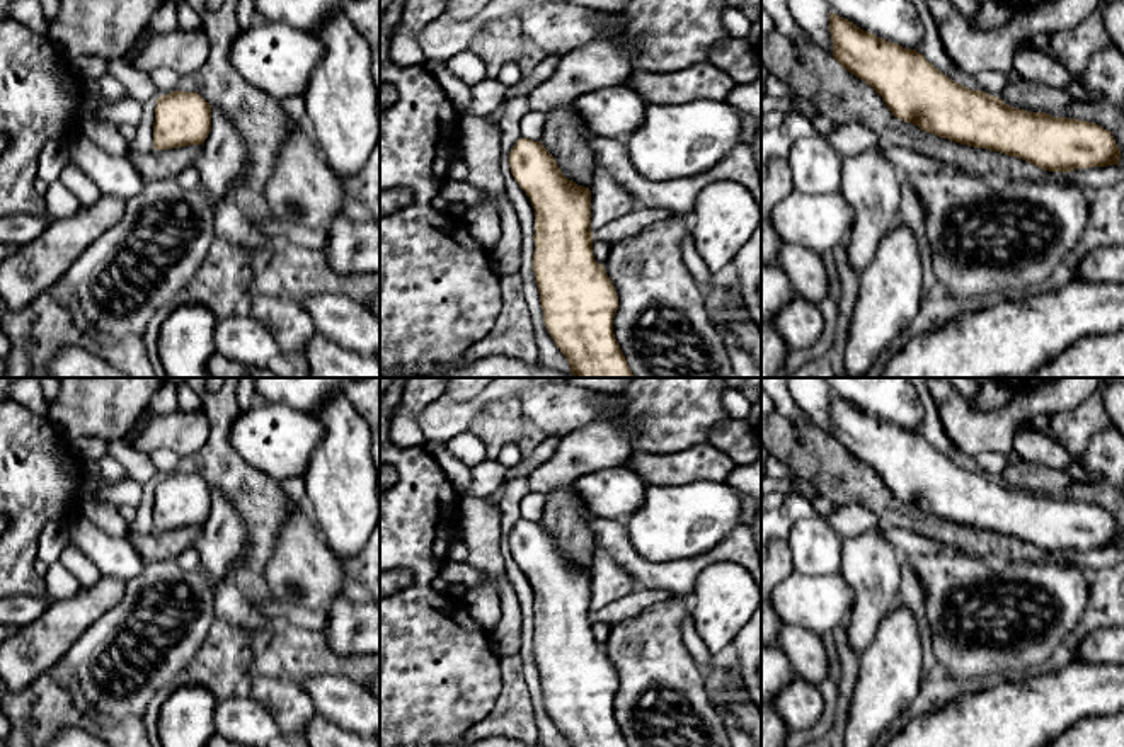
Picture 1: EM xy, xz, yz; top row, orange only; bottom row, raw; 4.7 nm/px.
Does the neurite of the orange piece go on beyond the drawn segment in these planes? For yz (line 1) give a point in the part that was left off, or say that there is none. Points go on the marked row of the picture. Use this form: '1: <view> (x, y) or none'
1: none

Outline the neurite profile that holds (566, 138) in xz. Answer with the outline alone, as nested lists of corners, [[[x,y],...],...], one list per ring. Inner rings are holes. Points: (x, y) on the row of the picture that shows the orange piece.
[[[564,105],[547,114],[540,141],[569,180],[589,187],[596,168],[591,138],[574,107]]]

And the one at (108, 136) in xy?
[[[100,94],[95,97],[85,97],[85,116],[82,123],[82,134],[85,134],[94,145],[112,157],[124,157],[129,150],[129,143],[123,138],[119,126],[97,119],[97,109],[111,105]]]

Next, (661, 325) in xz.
[[[676,213],[613,243],[603,264],[618,296],[613,334],[635,378],[736,378],[724,337],[707,315],[703,289],[683,262],[681,245],[688,233],[691,233],[691,214]]]

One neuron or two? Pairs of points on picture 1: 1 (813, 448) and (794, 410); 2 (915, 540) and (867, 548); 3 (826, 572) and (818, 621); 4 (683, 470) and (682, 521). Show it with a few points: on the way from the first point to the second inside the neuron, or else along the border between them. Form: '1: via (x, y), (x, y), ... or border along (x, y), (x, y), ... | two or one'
1: border along (779, 412), (796, 424), (809, 422) | two
2: border along (881, 526), (881, 535), (903, 560) | two
3: via (818, 584), (818, 610) | one
4: border along (644, 478), (654, 485), (695, 480), (724, 482) | two

